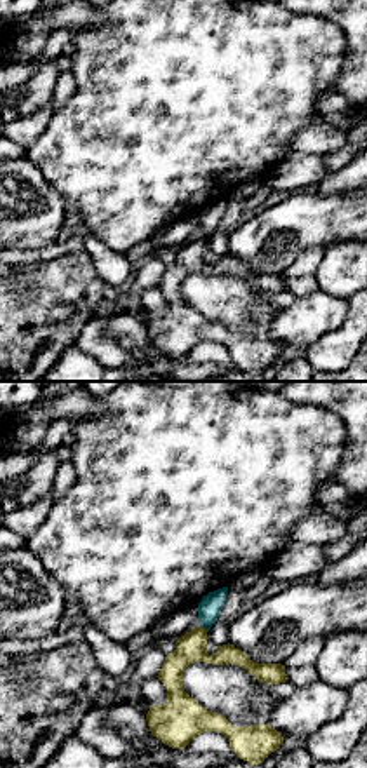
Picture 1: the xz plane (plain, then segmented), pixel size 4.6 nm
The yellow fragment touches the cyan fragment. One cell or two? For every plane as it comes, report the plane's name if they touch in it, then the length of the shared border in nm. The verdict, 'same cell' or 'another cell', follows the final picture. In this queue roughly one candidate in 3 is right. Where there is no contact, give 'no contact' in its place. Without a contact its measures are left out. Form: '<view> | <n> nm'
xz | 40 nm

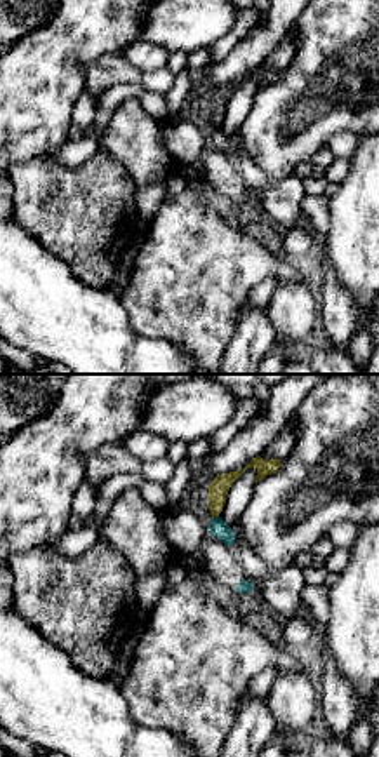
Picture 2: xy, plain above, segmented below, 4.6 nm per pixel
xy | 40 nm

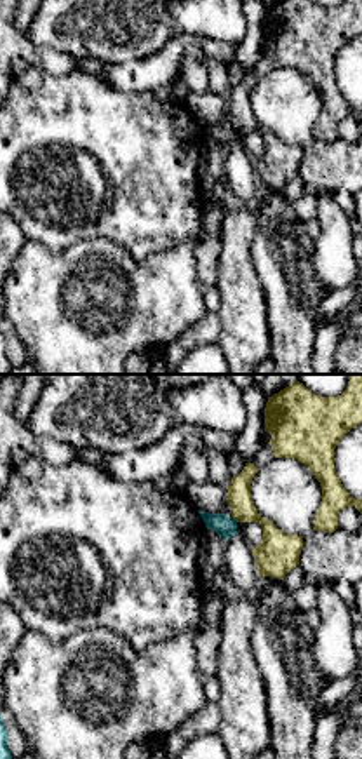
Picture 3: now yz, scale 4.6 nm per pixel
yz | 50 nm

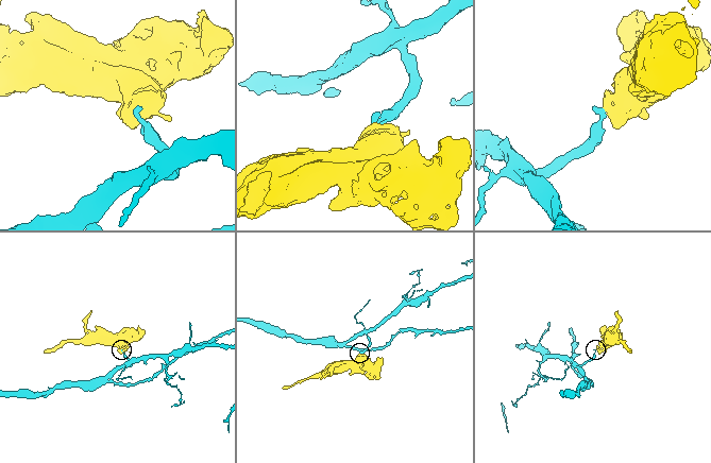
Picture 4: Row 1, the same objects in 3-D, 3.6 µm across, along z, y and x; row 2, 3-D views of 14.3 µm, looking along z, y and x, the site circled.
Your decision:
another cell

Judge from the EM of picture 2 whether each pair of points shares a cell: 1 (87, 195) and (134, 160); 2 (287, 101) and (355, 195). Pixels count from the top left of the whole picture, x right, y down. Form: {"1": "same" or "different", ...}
{"1": "different", "2": "different"}

